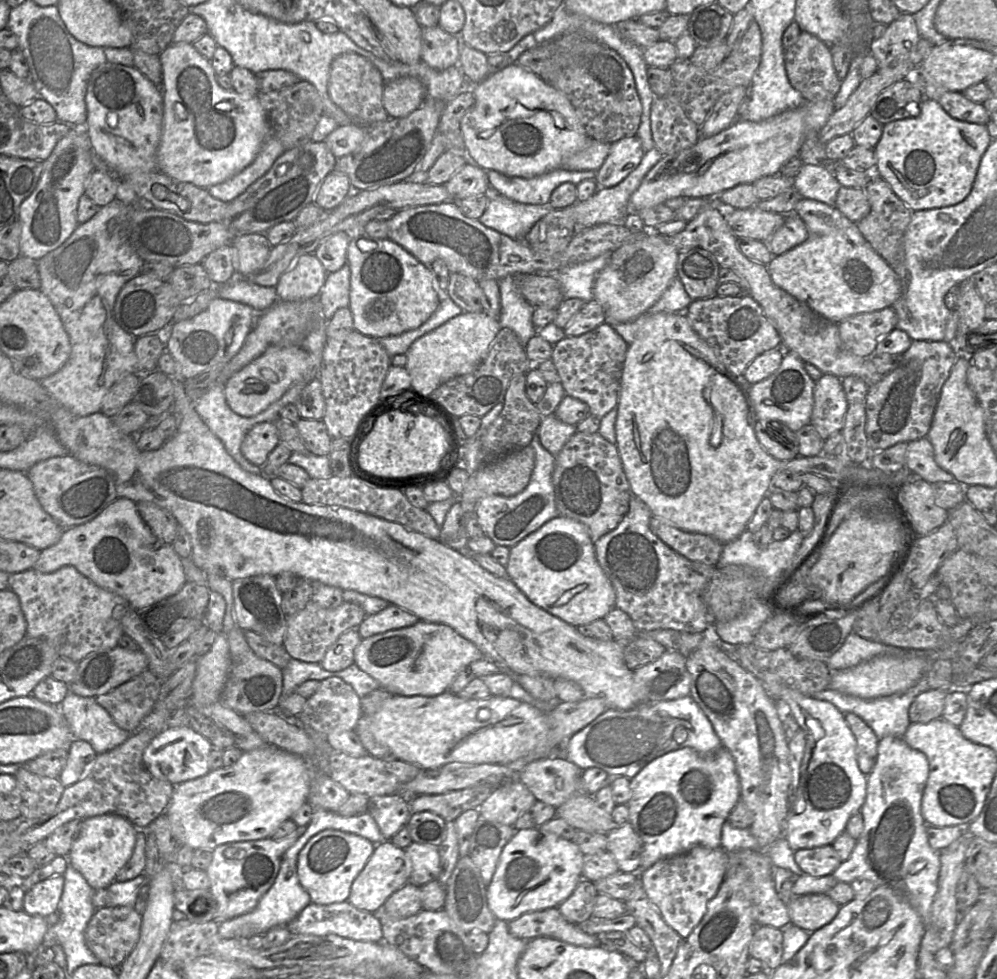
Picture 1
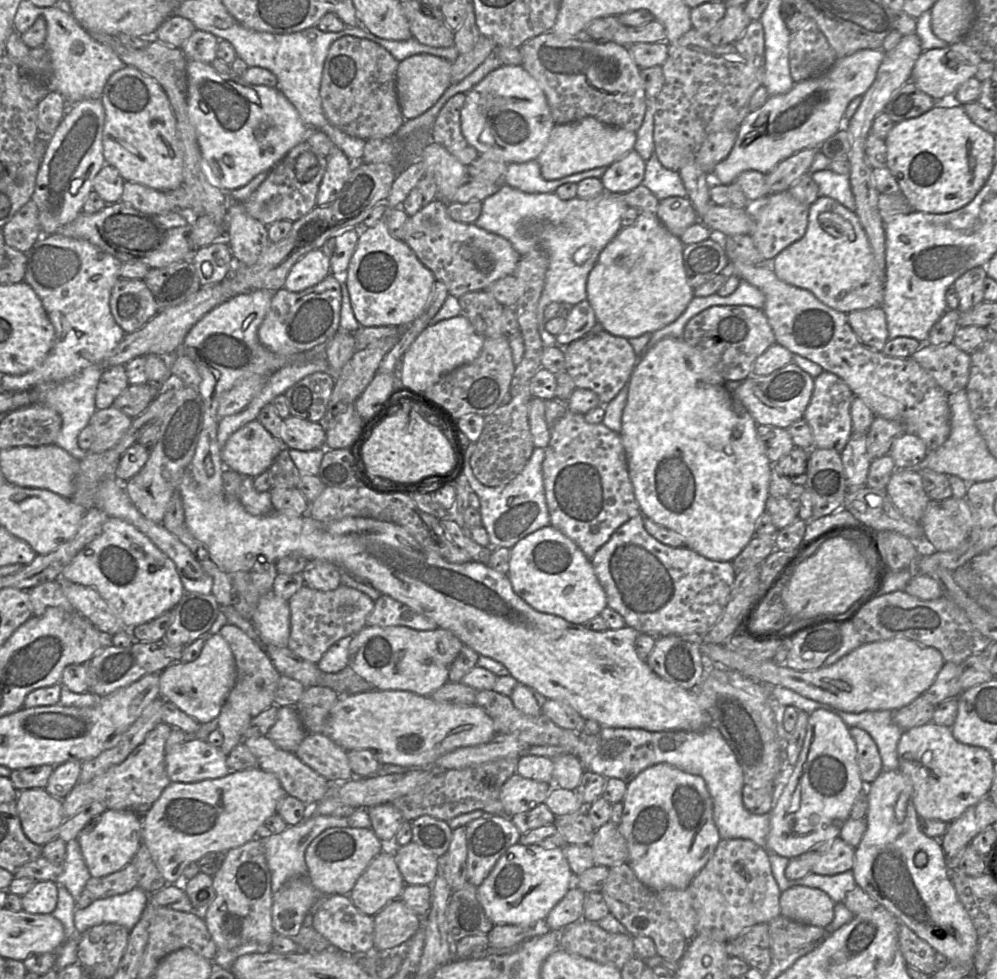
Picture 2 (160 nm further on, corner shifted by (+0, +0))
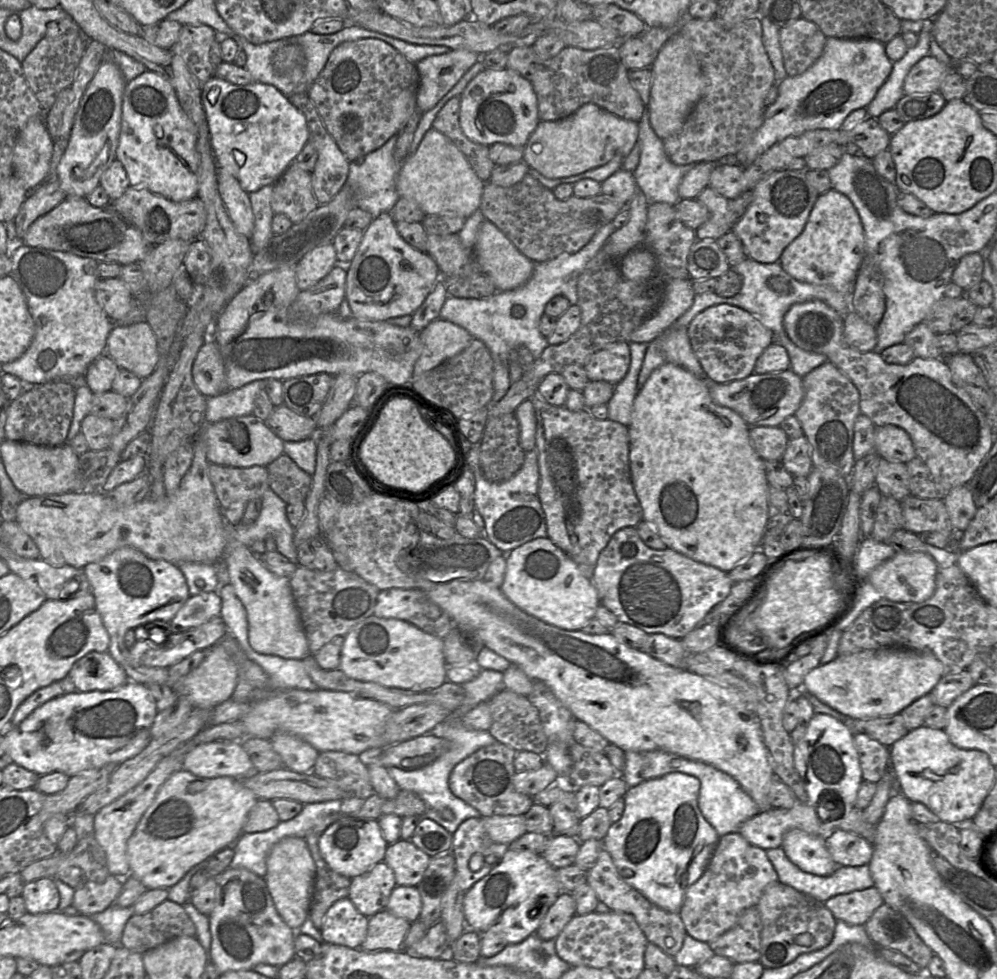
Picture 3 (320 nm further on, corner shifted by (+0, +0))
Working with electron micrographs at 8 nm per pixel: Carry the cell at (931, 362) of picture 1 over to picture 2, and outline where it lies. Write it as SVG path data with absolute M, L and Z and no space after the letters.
M875 416L867 432L867 451L872 460L889 454L895 438L905 433L900 421Z

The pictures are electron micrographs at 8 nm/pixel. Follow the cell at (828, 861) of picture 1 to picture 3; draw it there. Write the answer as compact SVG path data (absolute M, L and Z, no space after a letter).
M844 830L828 833L824 842L831 857L840 866L868 865L873 855L870 842Z

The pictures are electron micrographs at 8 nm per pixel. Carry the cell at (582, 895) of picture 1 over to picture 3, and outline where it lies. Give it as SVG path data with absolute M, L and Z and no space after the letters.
M561 892L542 920L536 935L542 940L555 940L576 915L577 904L571 892Z

